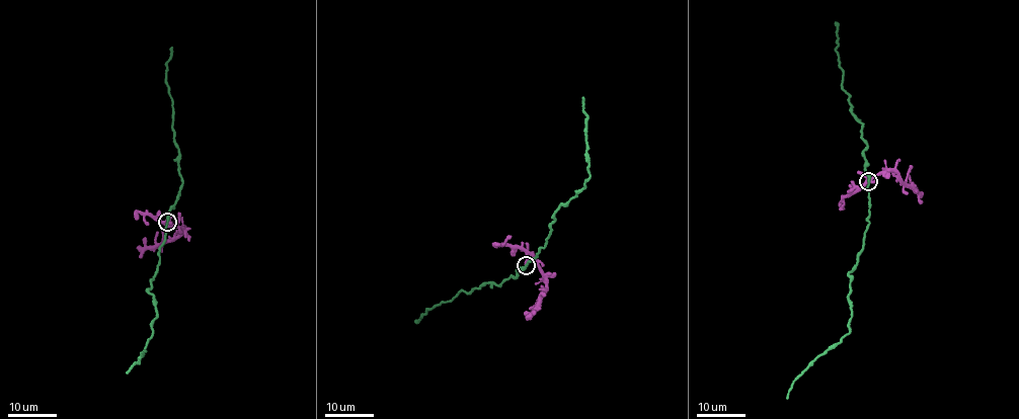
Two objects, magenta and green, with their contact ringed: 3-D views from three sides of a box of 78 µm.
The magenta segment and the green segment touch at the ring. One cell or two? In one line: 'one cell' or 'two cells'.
two cells

